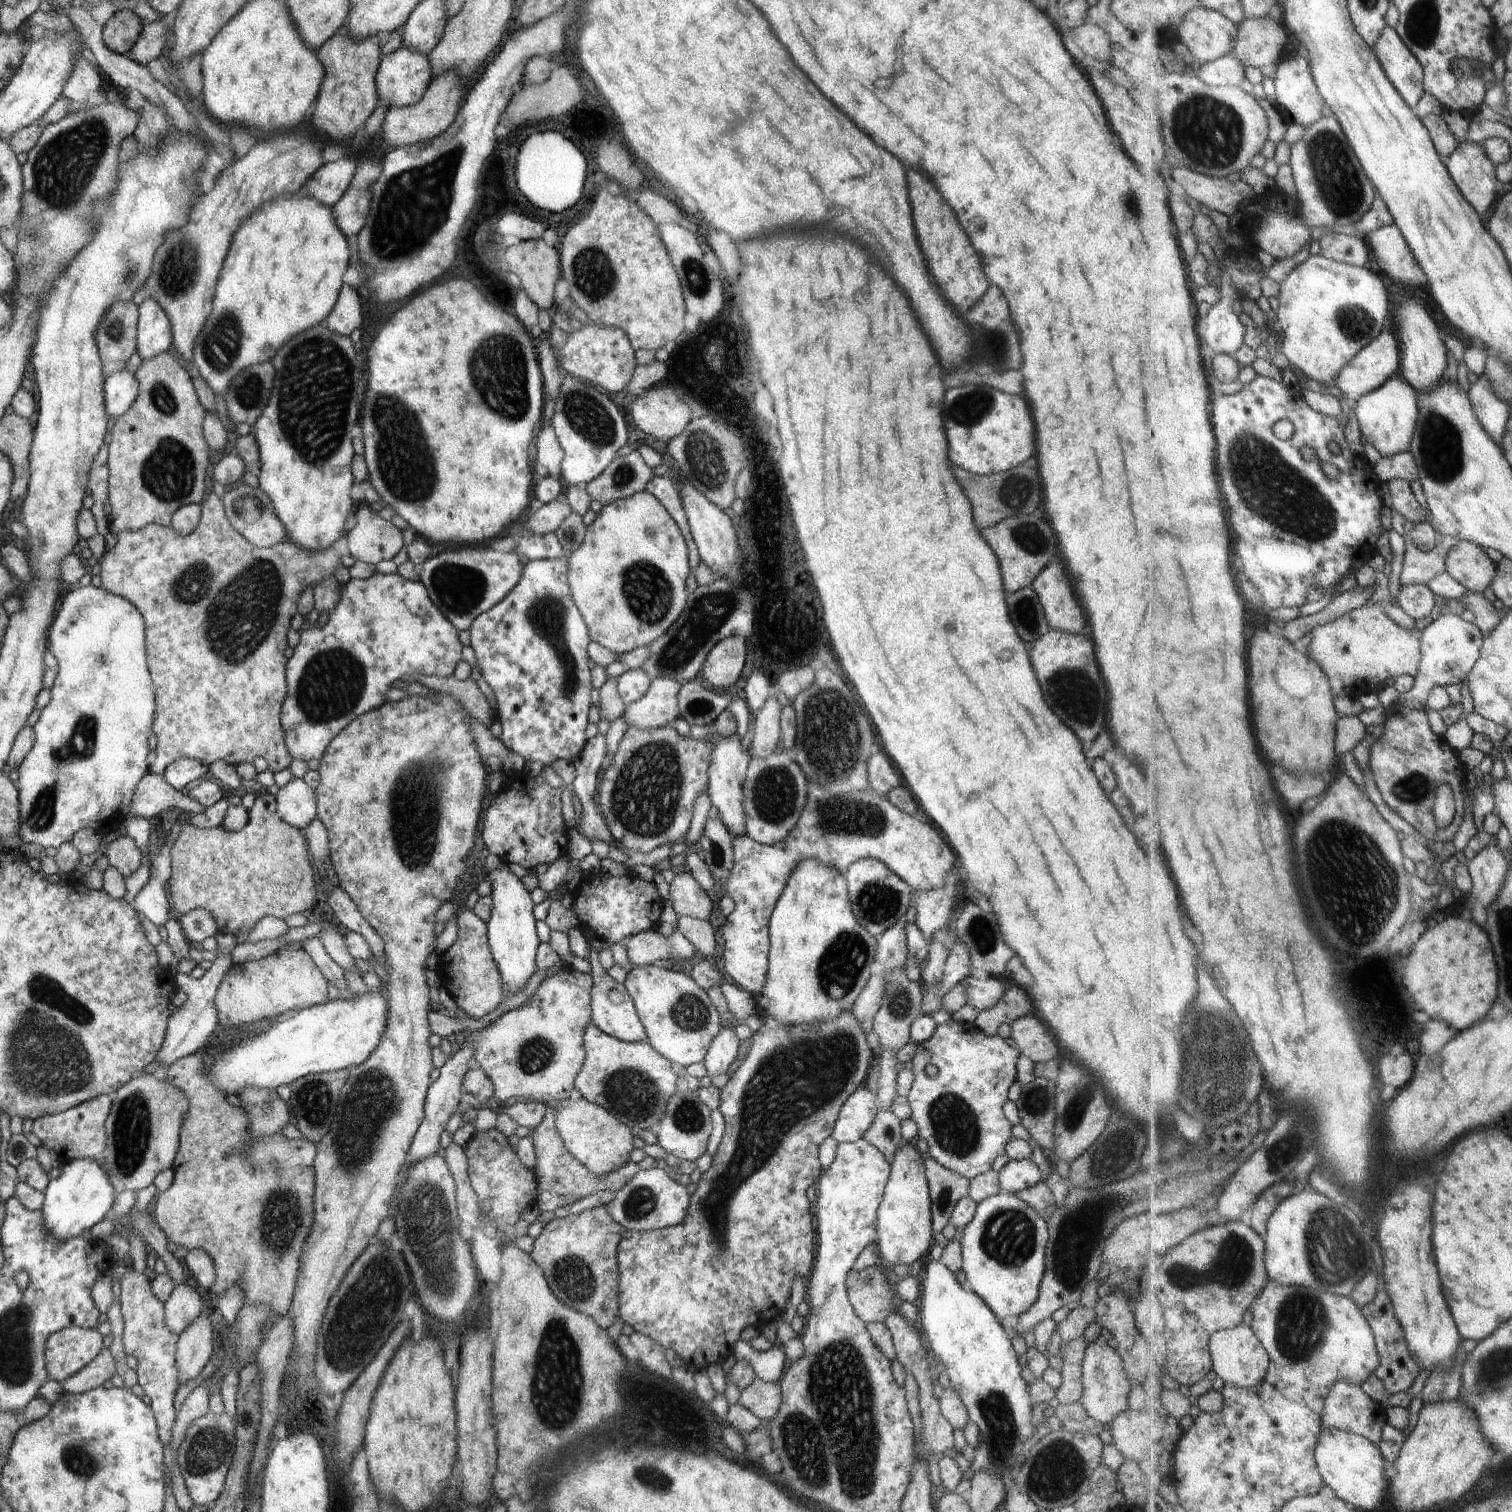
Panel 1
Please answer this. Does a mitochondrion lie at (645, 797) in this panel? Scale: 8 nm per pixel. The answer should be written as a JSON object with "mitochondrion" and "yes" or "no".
{"mitochondrion":"yes"}

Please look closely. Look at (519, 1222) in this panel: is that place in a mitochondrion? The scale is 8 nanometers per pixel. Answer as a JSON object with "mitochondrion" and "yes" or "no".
{"mitochondrion":"no"}

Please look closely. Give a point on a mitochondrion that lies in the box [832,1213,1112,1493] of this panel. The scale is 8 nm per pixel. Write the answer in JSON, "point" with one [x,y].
{"point":[1002,1432]}

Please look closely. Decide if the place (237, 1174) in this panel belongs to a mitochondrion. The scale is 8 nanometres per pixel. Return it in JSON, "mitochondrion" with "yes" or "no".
{"mitochondrion":"no"}

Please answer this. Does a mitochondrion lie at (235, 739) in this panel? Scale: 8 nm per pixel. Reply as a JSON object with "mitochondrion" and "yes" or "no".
{"mitochondrion":"no"}

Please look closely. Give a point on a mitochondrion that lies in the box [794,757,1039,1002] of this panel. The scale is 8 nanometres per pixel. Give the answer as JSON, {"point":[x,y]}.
{"point":[838,969]}

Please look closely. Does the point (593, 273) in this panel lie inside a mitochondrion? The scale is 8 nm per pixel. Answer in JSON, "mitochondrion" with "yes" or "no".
{"mitochondrion":"yes"}

